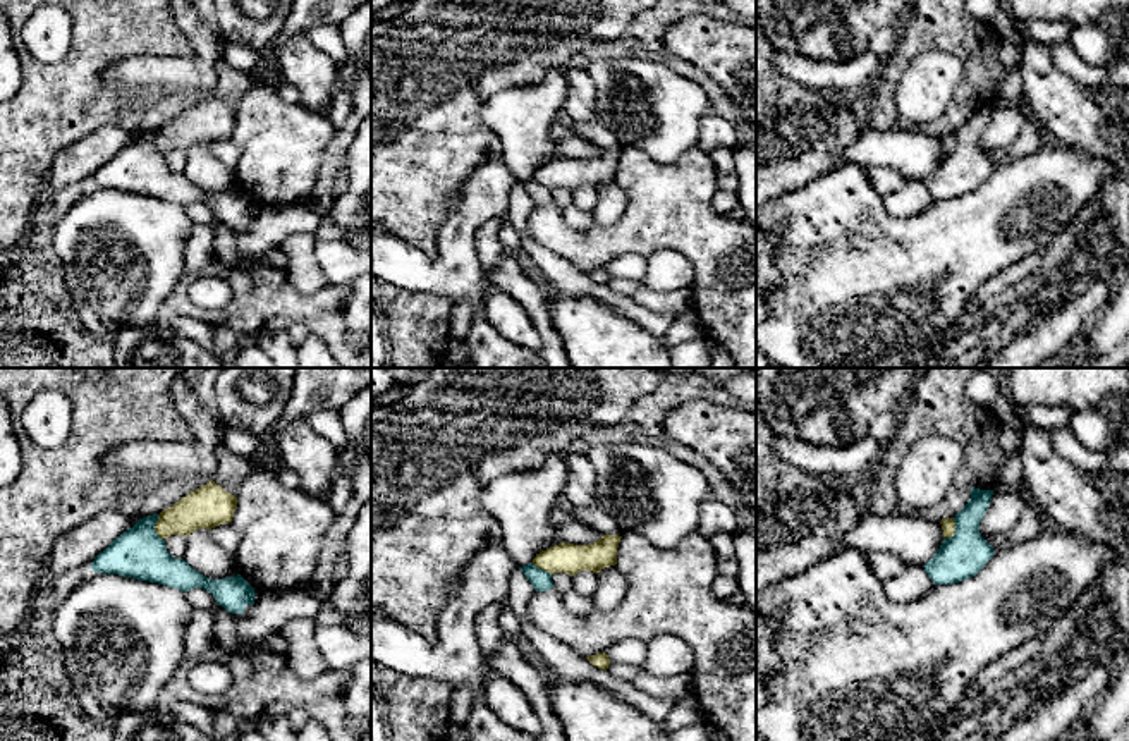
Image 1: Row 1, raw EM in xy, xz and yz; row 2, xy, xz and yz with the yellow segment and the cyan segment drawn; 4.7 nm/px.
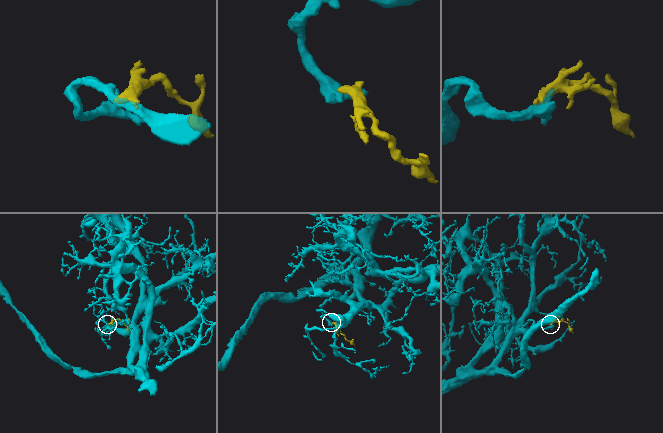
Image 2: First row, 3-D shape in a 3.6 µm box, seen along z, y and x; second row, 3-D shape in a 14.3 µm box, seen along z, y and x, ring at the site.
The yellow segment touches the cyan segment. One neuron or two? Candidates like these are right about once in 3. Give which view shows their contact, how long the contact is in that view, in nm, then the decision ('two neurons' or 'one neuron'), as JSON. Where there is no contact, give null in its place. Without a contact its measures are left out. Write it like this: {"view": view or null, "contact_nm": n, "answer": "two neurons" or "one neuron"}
{"view": "xy", "contact_nm": 130, "answer": "two neurons"}

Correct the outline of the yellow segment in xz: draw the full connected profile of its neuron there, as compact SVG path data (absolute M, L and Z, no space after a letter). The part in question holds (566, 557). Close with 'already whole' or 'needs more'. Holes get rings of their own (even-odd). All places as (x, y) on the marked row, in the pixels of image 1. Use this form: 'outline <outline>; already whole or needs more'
outline M603 535L598 542L588 545L558 543L541 550L533 564L550 574L565 573L577 574L581 571L600 573L617 564L619 535Z; already whole

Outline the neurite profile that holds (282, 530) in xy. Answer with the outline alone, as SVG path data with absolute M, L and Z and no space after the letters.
M258 468L242 485L237 495L237 507L232 517L234 528L241 533L235 550L239 574L254 588L285 590L306 588L323 547L326 531L335 514L326 502L320 502L301 488L285 488L275 468Z

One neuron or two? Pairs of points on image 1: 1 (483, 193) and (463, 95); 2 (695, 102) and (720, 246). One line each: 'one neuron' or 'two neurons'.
1: two neurons
2: two neurons

